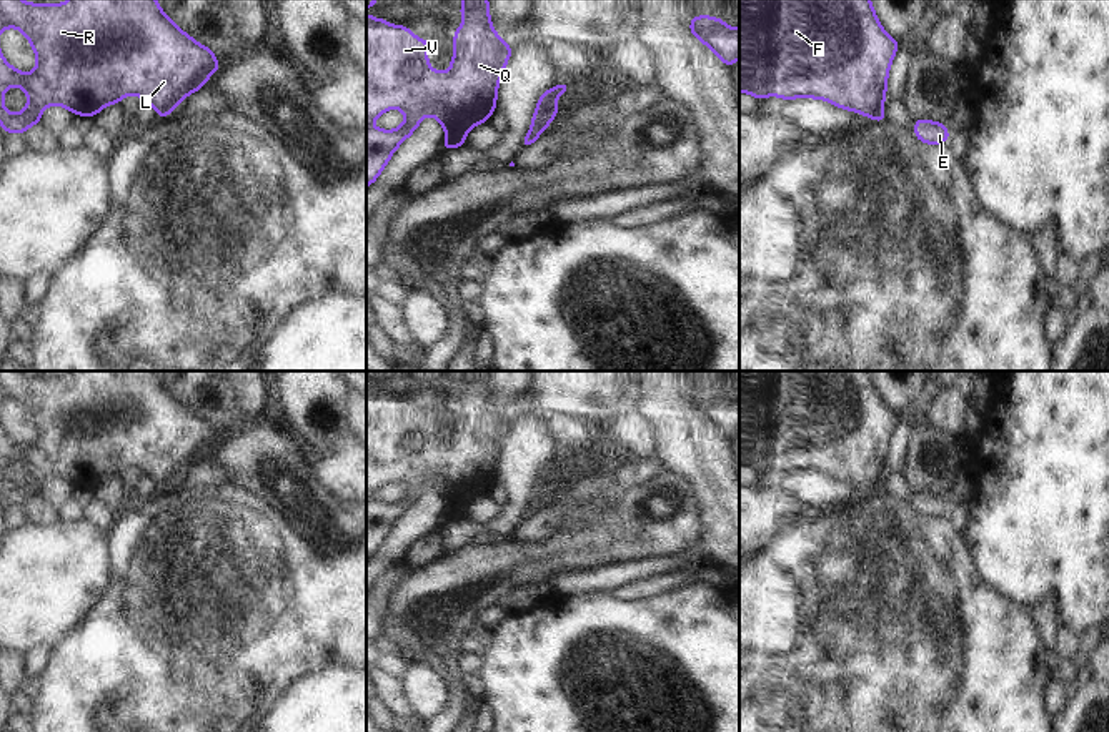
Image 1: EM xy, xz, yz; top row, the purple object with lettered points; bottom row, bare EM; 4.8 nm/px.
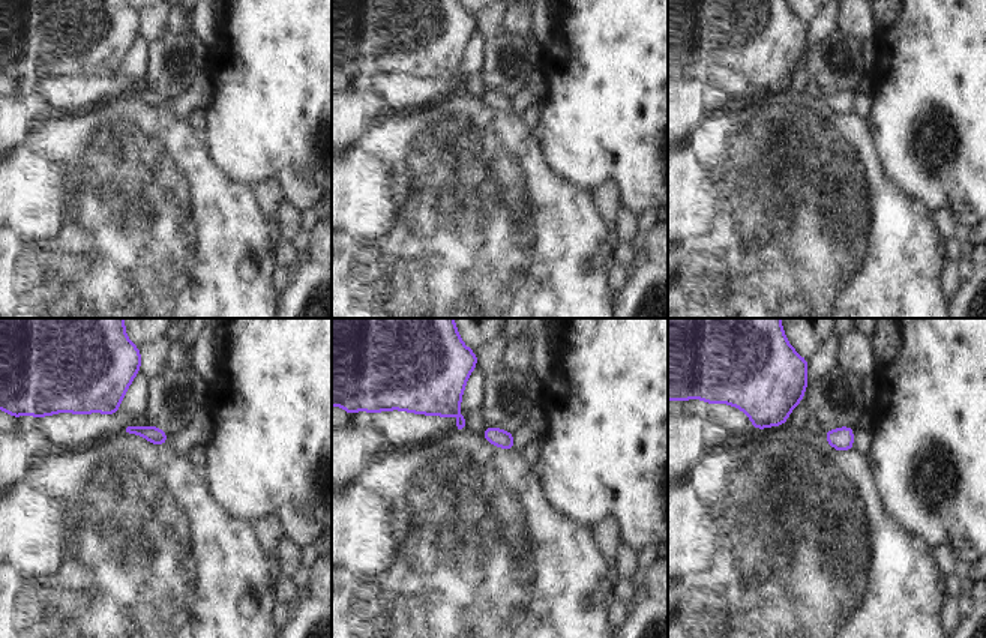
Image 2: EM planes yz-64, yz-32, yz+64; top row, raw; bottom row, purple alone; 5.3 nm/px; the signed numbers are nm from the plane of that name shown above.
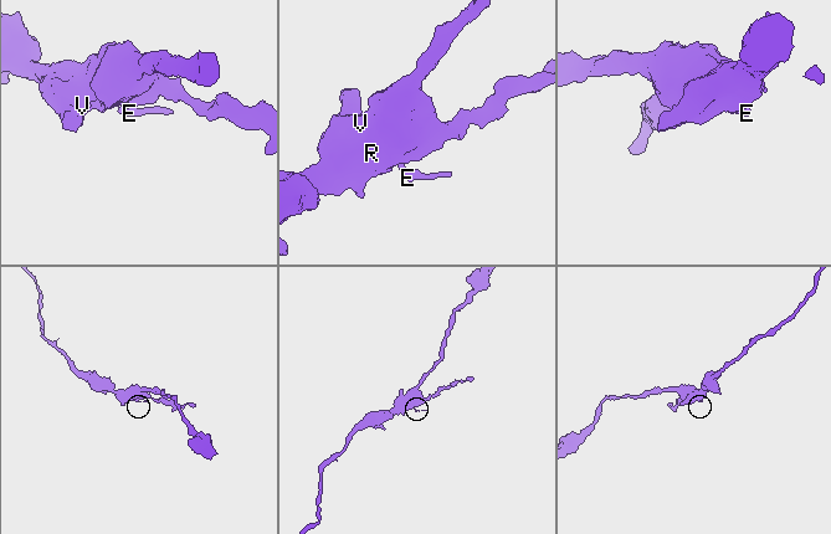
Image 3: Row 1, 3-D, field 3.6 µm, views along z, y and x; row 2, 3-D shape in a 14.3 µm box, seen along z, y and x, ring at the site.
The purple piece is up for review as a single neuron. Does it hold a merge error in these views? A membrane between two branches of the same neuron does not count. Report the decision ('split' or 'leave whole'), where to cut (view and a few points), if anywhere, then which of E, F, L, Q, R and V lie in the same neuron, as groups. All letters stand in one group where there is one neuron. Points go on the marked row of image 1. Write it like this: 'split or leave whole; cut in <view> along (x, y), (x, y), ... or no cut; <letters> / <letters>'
split; cut in yz along (881, 102), (870, 115); E / F L Q R V

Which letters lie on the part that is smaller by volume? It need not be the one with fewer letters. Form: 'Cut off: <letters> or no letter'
Cut off: E.

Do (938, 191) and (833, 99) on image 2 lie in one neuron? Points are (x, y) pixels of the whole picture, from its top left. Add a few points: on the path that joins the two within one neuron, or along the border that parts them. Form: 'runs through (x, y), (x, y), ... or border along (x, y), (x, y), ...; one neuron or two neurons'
border along (868, 120), (880, 165); two neurons

